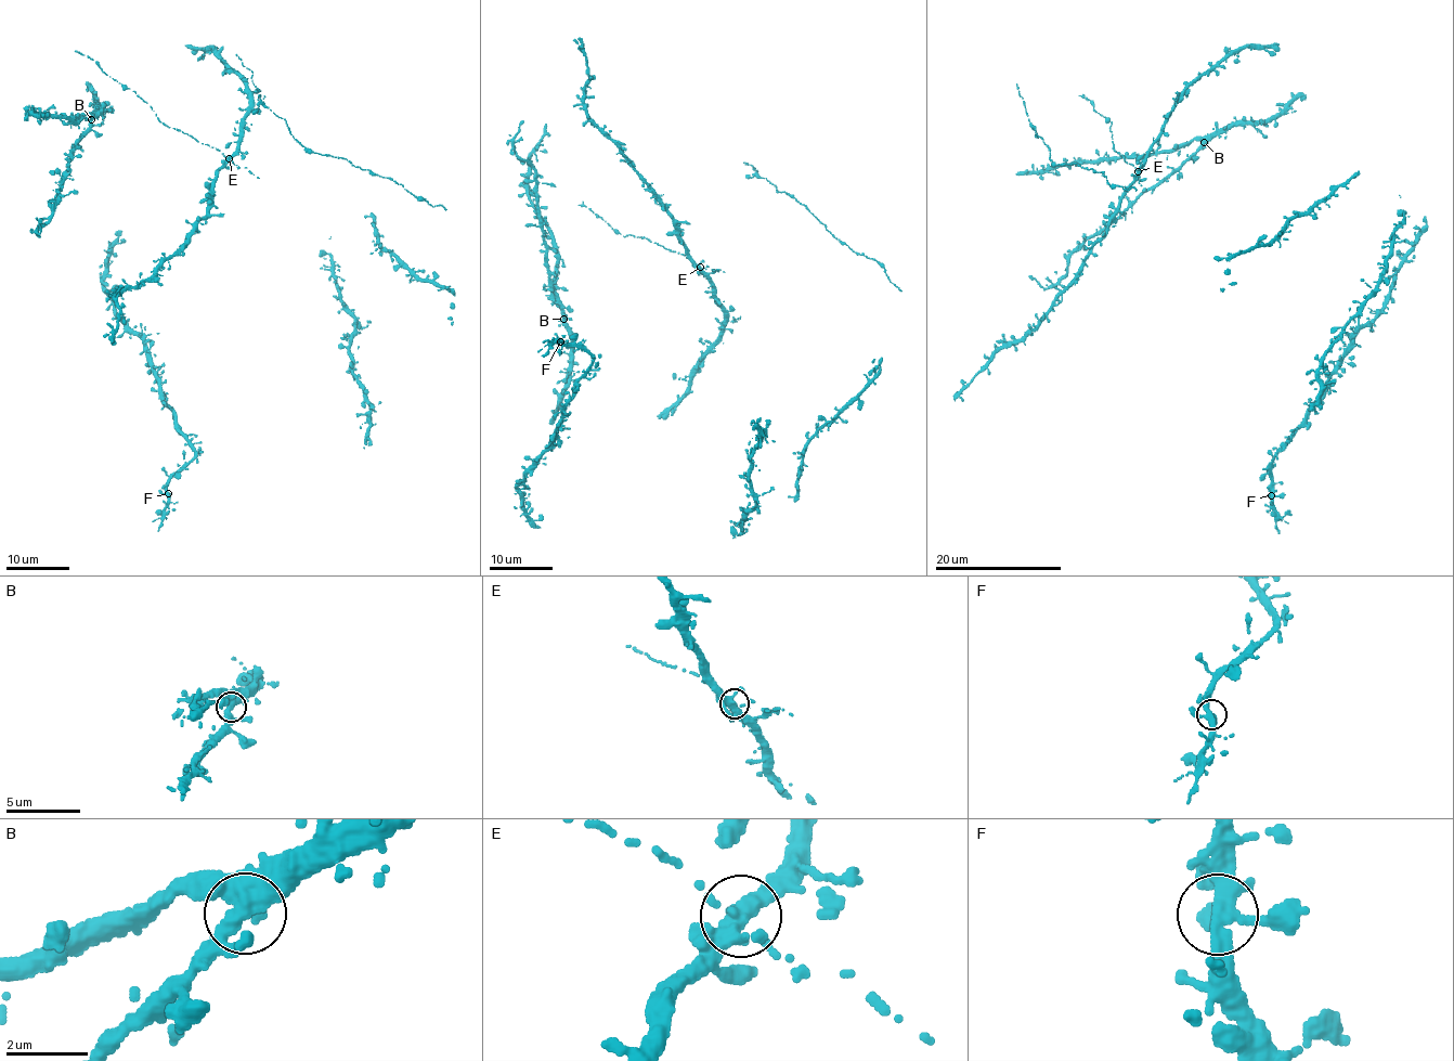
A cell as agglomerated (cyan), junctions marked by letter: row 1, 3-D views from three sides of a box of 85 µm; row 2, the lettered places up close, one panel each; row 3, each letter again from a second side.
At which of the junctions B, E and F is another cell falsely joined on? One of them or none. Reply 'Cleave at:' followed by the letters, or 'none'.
Cleave at: E

